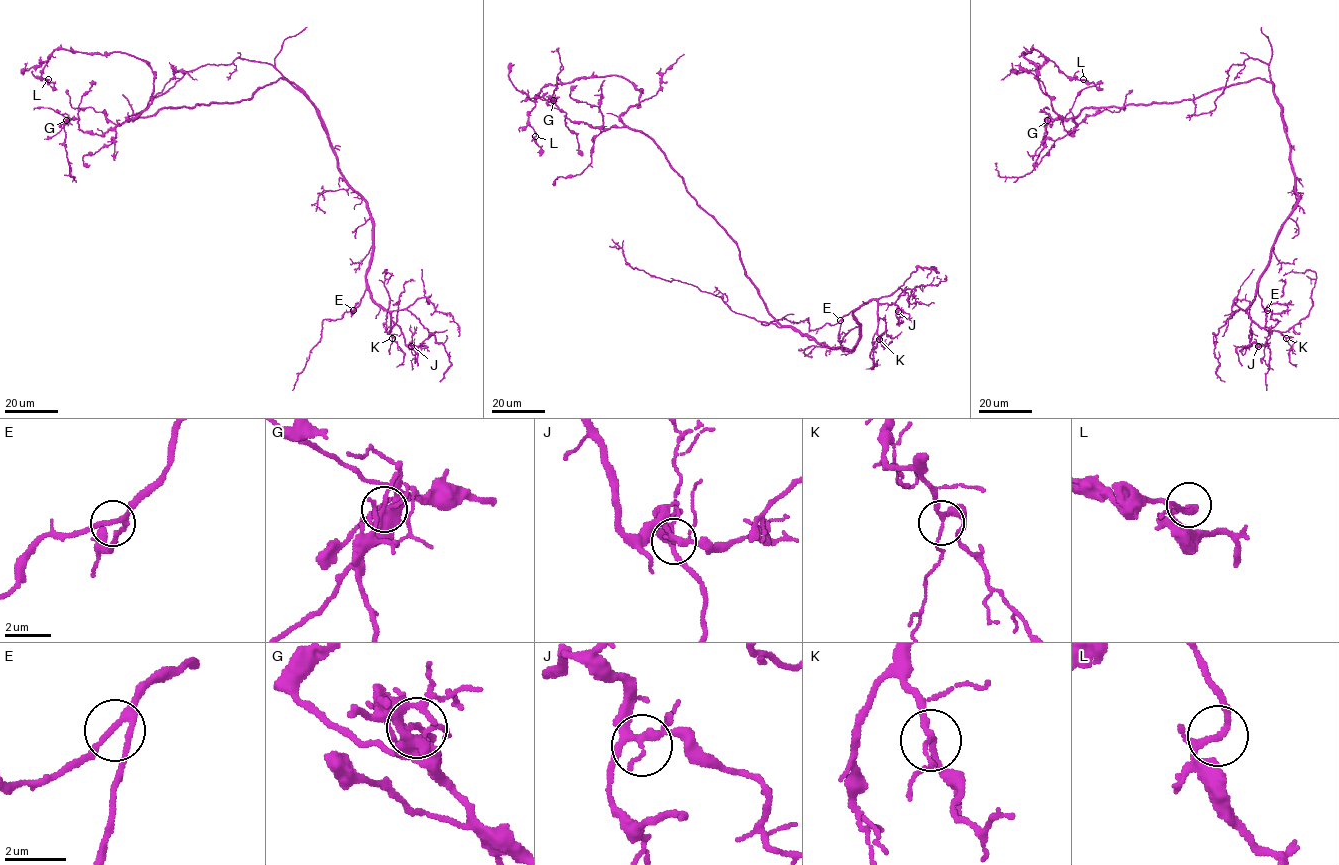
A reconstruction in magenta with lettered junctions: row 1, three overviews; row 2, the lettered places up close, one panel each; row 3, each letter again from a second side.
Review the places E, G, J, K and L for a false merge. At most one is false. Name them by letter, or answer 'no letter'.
G

